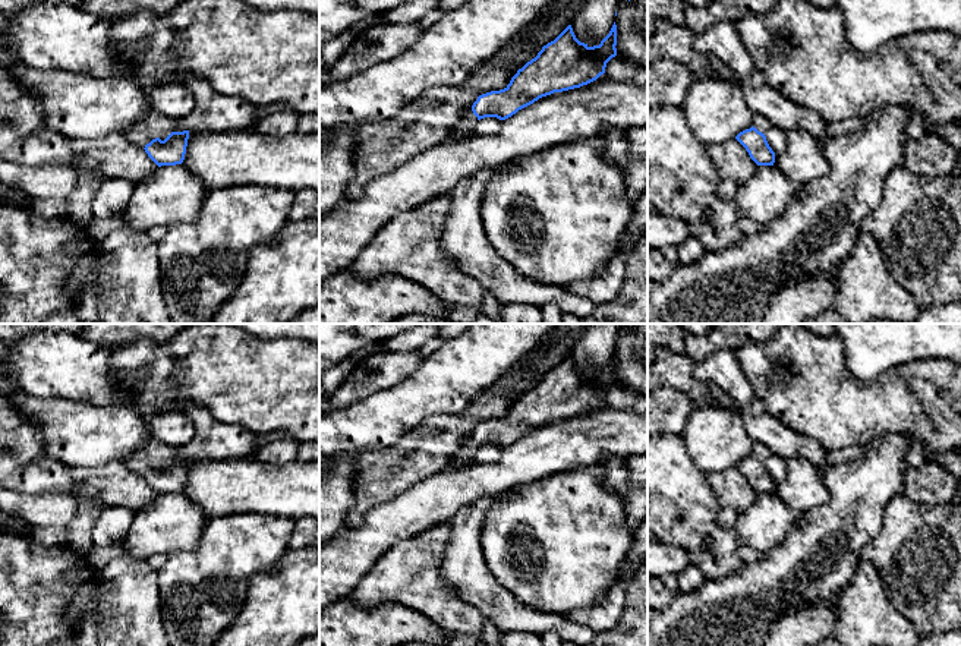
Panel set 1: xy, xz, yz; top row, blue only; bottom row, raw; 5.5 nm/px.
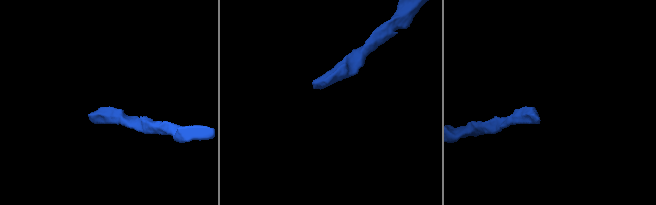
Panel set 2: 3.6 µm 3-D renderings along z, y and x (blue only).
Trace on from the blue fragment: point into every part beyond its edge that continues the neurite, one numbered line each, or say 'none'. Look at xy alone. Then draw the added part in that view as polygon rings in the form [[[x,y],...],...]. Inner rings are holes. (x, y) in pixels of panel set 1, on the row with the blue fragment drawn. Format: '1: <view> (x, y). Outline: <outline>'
1: xy (154, 125). Outline: [[[149,111],[125,136],[136,146],[145,148],[152,139],[171,133],[179,120]]]

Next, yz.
1: yz (762, 123). Outline: [[[754,113],[753,127],[756,127],[762,133],[766,133],[772,126],[773,125],[772,125],[772,122],[768,117]]]

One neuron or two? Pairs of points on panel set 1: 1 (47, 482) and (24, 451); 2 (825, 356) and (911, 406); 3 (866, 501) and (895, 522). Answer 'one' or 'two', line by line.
1: two
2: one
3: two

